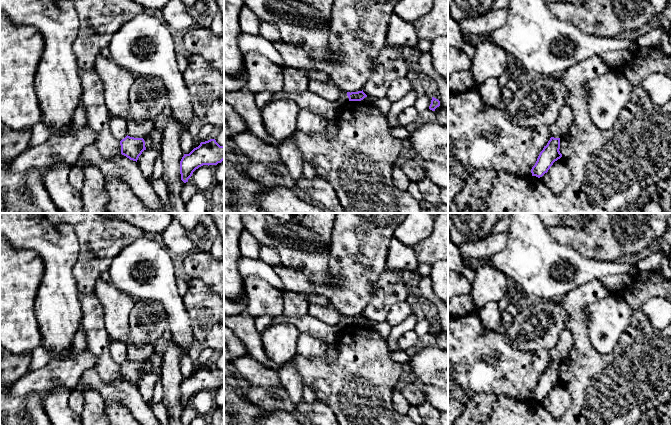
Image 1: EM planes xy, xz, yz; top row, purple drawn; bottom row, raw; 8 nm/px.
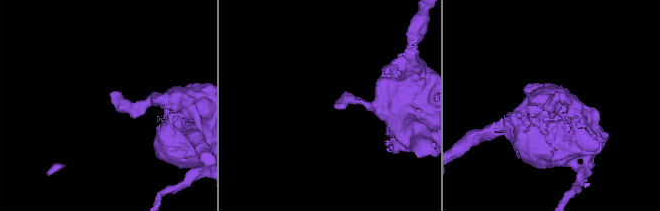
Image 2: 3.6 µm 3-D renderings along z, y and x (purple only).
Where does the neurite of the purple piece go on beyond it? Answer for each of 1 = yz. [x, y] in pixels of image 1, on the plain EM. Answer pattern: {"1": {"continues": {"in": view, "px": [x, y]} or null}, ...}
{"1": {"continues": null}}

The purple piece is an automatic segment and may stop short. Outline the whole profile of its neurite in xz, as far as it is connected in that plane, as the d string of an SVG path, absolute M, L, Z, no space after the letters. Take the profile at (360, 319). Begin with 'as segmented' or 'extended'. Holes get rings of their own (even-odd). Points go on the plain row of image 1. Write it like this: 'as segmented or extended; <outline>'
as segmented; M358 315L358 316L347 316L347 320L349 322L349 325L361 325L363 324L365 321L367 321L367 319L362 315Z

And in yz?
as segmented; M551 361L547 369L540 376L535 389L531 393L532 400L542 401L548 396L555 385L562 381L559 375L560 362Z

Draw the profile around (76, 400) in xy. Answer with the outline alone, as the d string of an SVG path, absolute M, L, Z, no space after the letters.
M75 388L70 390L68 404L73 412L81 415L84 404L83 392Z

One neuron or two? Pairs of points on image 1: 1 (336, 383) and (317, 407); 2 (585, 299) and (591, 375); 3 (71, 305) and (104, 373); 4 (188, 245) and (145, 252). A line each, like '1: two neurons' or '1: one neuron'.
1: two neurons
2: one neuron
3: two neurons
4: two neurons

